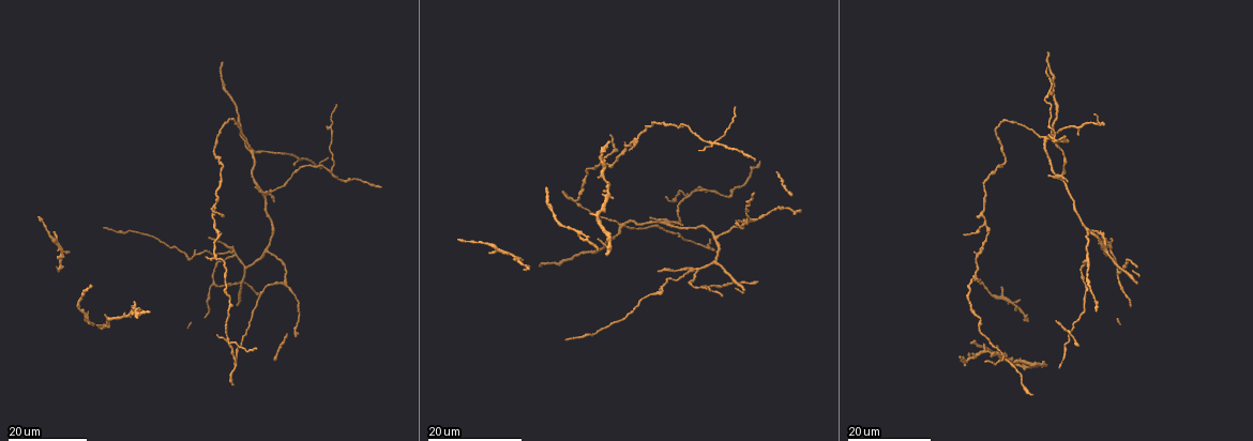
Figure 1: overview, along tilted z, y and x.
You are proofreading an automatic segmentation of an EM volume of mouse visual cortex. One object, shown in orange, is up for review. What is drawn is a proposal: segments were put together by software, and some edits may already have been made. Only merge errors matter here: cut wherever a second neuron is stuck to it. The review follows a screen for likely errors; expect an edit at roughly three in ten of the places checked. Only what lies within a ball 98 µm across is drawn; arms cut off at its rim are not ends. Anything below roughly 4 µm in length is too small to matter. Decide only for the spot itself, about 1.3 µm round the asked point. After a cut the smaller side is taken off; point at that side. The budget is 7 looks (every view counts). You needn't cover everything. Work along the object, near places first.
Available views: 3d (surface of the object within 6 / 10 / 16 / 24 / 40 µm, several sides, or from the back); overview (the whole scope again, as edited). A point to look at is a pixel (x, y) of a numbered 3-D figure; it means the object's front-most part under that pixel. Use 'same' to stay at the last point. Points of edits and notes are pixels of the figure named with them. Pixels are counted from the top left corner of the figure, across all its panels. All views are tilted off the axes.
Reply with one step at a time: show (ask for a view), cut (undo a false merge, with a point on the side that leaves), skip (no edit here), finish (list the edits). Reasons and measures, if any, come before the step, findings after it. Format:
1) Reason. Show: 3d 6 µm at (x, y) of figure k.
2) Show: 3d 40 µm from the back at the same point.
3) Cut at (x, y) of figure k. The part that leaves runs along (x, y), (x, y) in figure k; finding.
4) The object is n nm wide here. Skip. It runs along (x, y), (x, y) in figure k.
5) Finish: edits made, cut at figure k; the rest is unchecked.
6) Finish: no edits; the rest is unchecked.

Arms part here. Show: 3d 16 µm at (1102, 234) of figure 1.

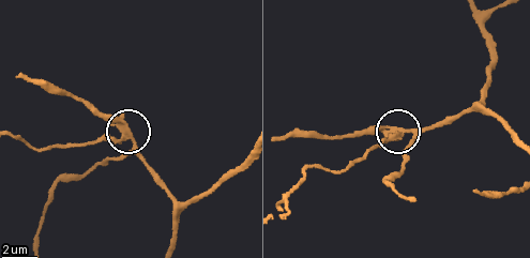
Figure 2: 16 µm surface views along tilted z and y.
Closer look. Show: 3d 6 µm at (116, 126) of figure 2.

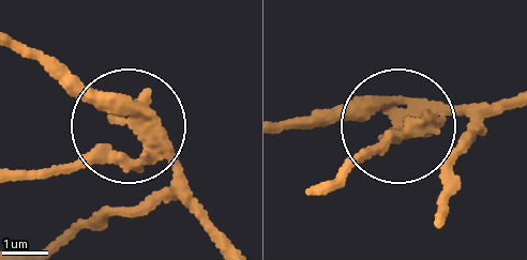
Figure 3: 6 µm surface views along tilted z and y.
The object is 290 nm wide here. Cut at (79, 166) of figure 3. The part that leaves runs along (147, 140), (26, 176) in figure 3; two neurons meet here.

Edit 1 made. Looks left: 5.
Four or more arms meet. Show: 3d 24 µm at (230, 341) of figure 1.

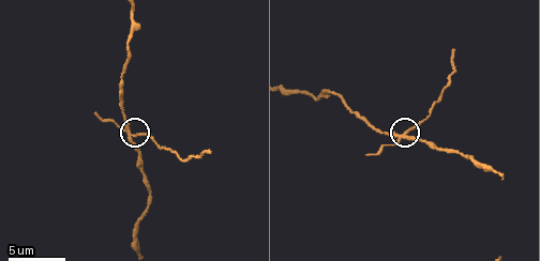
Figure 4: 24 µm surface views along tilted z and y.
Show: 3d 10 µm at (131, 138) of figure 4.

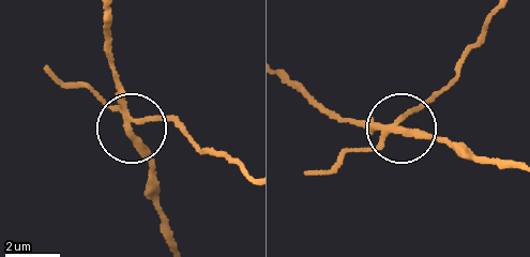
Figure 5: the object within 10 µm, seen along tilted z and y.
The side arm is 10 µm long; 4 arms meet here. Cut at (168, 120) of figure 5. A second neuron is stuck on.

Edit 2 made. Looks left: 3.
Redraw. Show: overview.

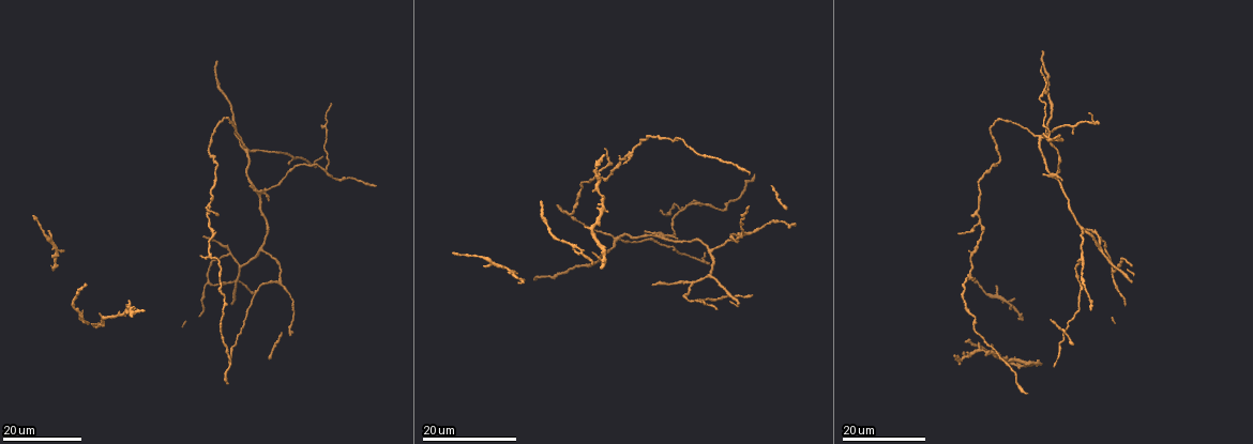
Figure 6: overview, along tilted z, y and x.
Show: 3d 24 µm at (1083, 257) of figure 6.

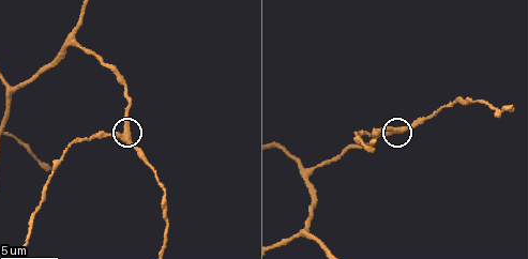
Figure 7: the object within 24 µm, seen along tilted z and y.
Show: 3d 6 µm at (393, 130) of figure 7.

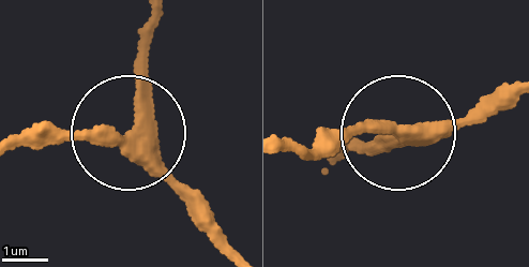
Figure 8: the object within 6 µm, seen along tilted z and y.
Skip. It runs along (146, 16), (139, 142), (207, 209) in figure 8; one neuron here.

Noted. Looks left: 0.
Finish: edits made, cut at figure 3, cut at figure 5; the rest is unchecked.

